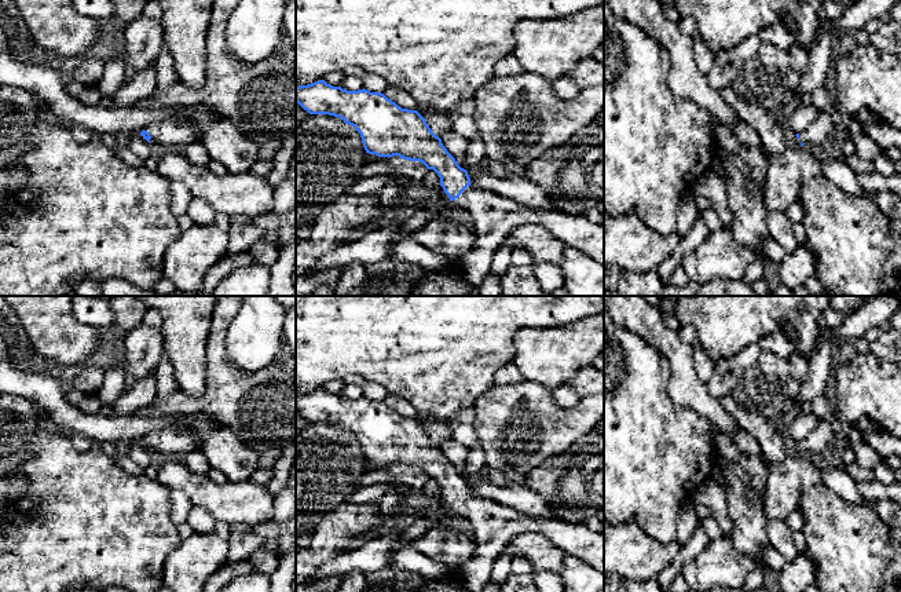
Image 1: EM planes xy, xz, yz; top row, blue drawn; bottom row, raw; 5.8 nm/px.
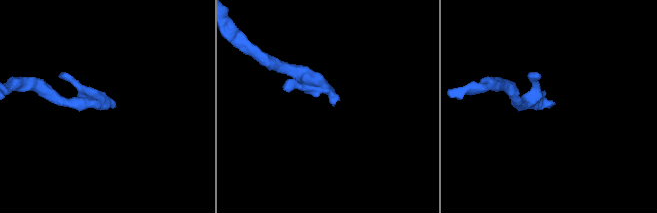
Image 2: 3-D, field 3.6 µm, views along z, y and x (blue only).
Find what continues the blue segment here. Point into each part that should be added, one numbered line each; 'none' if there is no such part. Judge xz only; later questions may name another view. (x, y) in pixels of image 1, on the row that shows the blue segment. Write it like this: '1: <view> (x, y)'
1: xz (495, 216)

